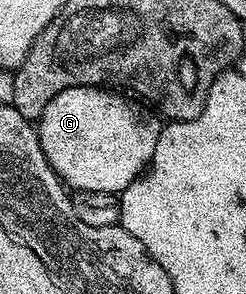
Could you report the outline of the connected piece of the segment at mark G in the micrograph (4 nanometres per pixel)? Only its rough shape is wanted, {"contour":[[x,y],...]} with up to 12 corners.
{"contour":[[104,87],[45,106],[37,135],[77,193],[120,193],[152,163],[152,110]]}

